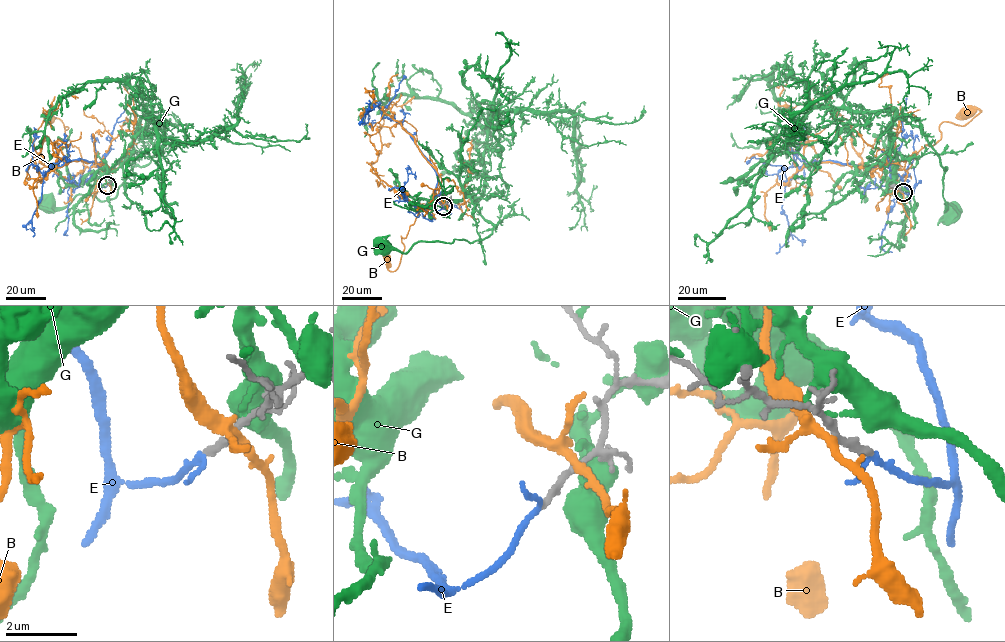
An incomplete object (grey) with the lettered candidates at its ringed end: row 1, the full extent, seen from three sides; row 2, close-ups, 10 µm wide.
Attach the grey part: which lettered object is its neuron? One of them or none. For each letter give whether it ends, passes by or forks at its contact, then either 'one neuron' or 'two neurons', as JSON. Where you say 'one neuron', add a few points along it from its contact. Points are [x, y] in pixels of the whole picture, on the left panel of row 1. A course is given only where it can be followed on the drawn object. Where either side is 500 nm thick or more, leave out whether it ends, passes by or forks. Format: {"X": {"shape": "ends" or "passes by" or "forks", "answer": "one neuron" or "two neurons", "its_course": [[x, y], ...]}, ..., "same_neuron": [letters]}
{"B": {"shape": "forks", "answer": "two neurons"}, "E": {"shape": "ends", "answer": "one neuron", "its_course": [[106, 185], [93, 175], [101, 164], [96, 162], [75, 159], [51, 168], [31, 219], [33, 236]]}, "G": {"shape": "ends", "answer": "two neurons"}, "same_neuron": ["E"]}

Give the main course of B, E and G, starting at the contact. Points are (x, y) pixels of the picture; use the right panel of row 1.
B: (900, 191), (896, 171), (941, 138), (944, 121), (964, 126), (981, 111), (967, 113)
E: (903, 192), (909, 194), (903, 179), (884, 166), (805, 164), (786, 182), (782, 208), (790, 233), (775, 253)
G: (900, 190), (891, 133), (904, 119), (946, 168), (952, 216)

